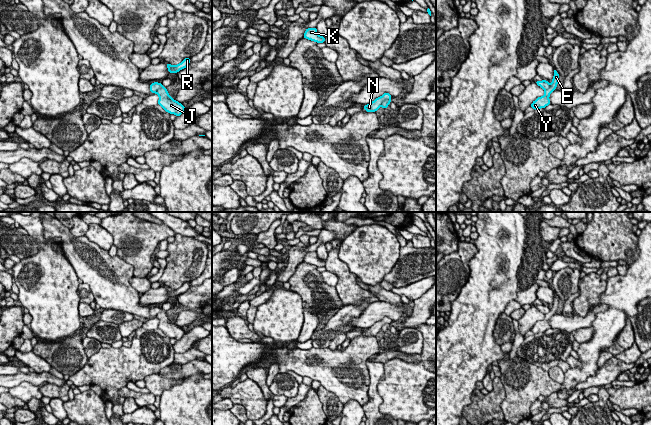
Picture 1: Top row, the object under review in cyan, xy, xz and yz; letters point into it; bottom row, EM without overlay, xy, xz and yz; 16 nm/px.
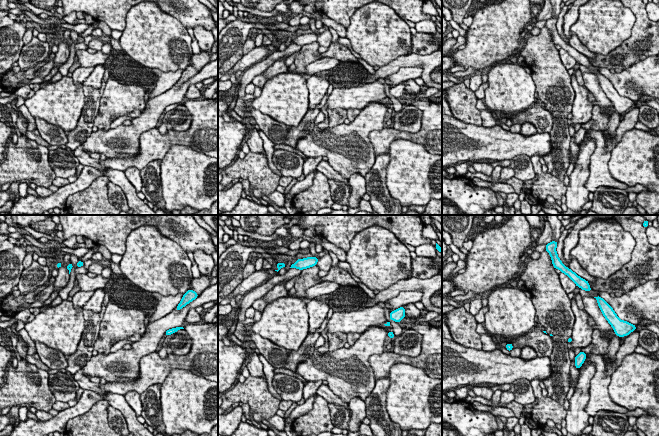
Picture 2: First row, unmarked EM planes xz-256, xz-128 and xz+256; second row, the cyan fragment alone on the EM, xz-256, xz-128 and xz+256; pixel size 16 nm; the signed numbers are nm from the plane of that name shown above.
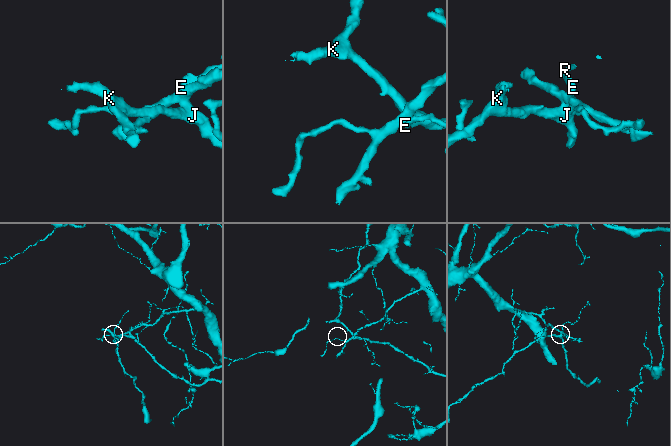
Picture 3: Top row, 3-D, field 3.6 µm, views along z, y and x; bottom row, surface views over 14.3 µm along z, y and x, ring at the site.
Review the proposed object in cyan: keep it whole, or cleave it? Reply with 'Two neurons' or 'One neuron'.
Two neurons

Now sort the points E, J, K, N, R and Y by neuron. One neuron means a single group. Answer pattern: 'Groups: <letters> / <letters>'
Groups: E J K R Y / N

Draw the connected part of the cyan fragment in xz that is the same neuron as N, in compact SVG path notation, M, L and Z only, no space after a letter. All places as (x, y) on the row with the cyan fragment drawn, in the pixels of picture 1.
M384 93L381 97L376 98L370 104L364 105L364 109L367 112L376 112L384 100L391 100L392 96L389 93Z

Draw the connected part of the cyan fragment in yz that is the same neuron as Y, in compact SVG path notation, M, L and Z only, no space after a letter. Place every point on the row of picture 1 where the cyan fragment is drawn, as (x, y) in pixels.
M554 70L554 77L553 77L550 88L545 91L545 94L542 97L538 97L535 101L533 101L530 107L532 107L534 110L537 110L540 108L545 108L547 105L550 105L551 102L549 100L549 95L554 90L556 90L558 80L559 80L559 74L557 73L556 70Z

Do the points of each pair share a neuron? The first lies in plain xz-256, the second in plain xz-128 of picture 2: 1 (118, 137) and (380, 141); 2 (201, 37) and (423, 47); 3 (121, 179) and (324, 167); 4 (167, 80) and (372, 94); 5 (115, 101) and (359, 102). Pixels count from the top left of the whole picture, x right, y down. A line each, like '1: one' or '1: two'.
1: two
2: two
3: one
4: two
5: one

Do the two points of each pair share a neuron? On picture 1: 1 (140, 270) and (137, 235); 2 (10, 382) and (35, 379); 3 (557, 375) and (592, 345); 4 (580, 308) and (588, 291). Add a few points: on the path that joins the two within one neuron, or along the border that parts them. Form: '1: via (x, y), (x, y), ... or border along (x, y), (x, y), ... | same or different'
1: via (140, 261), (140, 248), (137, 244) | same
2: via (16, 379), (19, 377), (29, 377) | same
3: border along (564, 372), (564, 381), (561, 384) | different
4: via (581, 304), (588, 295) | same

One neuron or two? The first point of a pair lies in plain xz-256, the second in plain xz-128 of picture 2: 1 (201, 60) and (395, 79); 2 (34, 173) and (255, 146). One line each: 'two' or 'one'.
1: two
2: two

